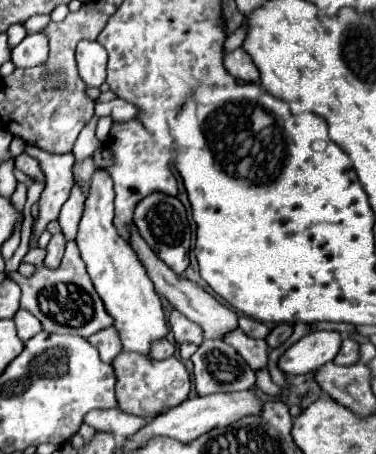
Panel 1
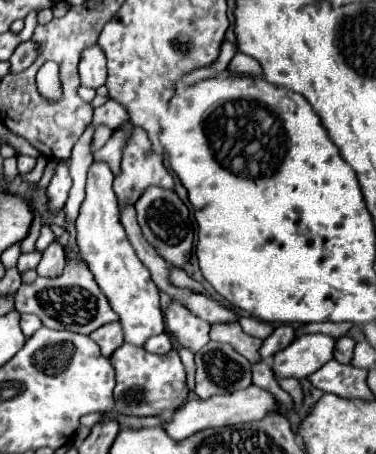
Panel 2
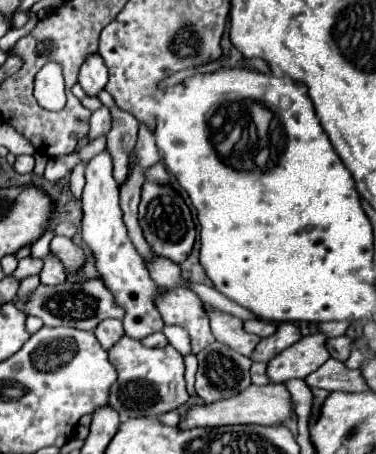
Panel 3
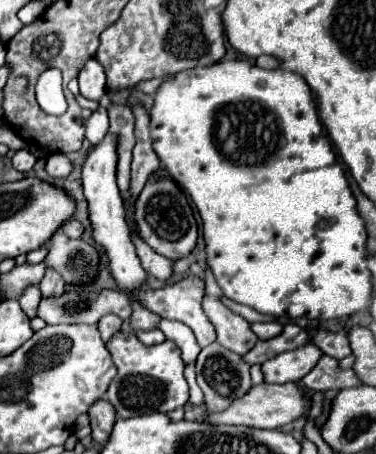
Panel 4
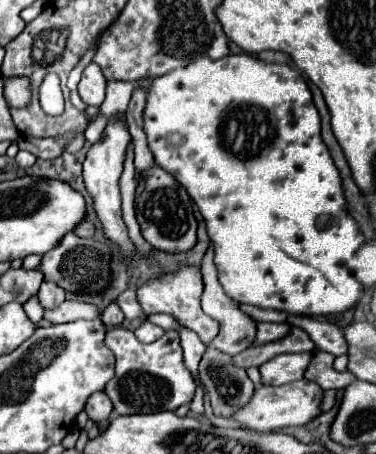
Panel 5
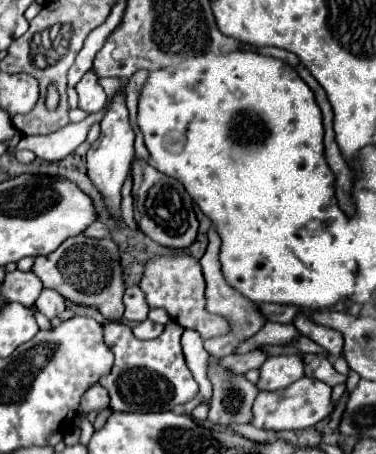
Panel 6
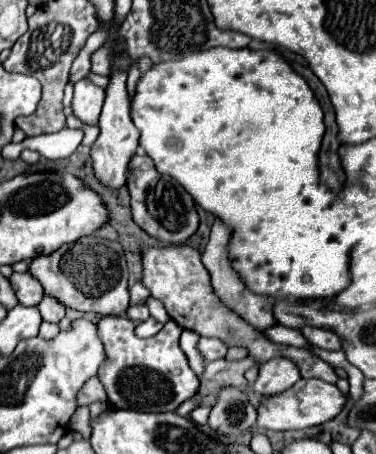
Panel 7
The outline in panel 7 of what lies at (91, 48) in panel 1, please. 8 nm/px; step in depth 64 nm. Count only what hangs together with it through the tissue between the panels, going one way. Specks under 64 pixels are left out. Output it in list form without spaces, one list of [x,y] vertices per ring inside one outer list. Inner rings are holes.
[[[88,78],[76,82],[74,84],[74,100],[72,100],[74,114],[84,124],[96,124],[96,120],[102,112],[104,96],[106,96],[106,92],[100,86],[92,84]]]

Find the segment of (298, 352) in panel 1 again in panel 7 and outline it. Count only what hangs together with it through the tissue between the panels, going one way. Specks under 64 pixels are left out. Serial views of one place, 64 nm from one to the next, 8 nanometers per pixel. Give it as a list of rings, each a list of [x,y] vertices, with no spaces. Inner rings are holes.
[[[272,358],[260,366],[258,380],[254,382],[254,392],[260,396],[274,396],[300,380],[298,366],[288,358]]]

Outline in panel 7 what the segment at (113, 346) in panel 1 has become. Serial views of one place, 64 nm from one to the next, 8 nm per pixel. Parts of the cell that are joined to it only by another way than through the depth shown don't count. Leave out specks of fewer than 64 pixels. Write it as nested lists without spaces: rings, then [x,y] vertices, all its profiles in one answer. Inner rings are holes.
[[[86,236],[80,238],[72,244],[60,246],[56,252],[48,256],[38,256],[30,262],[28,272],[38,278],[38,282],[44,286],[44,292],[58,298],[64,306],[76,308],[82,306],[80,310],[84,312],[96,312],[100,316],[124,316],[128,308],[128,268],[126,268],[126,258],[120,242],[104,240],[98,236]]]

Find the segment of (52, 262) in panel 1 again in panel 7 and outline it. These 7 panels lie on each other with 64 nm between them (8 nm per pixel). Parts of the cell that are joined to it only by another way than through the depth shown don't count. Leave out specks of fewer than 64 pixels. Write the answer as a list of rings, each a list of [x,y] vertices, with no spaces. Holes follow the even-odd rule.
[[[44,294],[42,302],[38,304],[38,310],[40,310],[40,314],[42,314],[44,320],[54,322],[54,324],[56,324],[60,318],[64,318],[64,306],[62,306],[56,298],[52,298],[52,296],[48,296],[48,294]]]

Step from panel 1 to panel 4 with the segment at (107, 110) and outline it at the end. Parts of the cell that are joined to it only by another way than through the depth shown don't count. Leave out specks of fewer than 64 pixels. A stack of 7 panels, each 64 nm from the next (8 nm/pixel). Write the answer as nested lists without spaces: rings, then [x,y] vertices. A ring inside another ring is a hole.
[[[98,108],[86,120],[86,138],[90,140],[90,144],[98,144],[106,134],[108,134],[108,112],[106,108]]]

